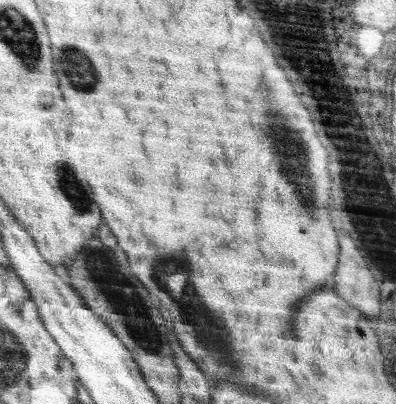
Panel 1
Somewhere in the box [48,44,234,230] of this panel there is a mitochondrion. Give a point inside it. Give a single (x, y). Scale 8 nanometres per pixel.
(79, 68)

